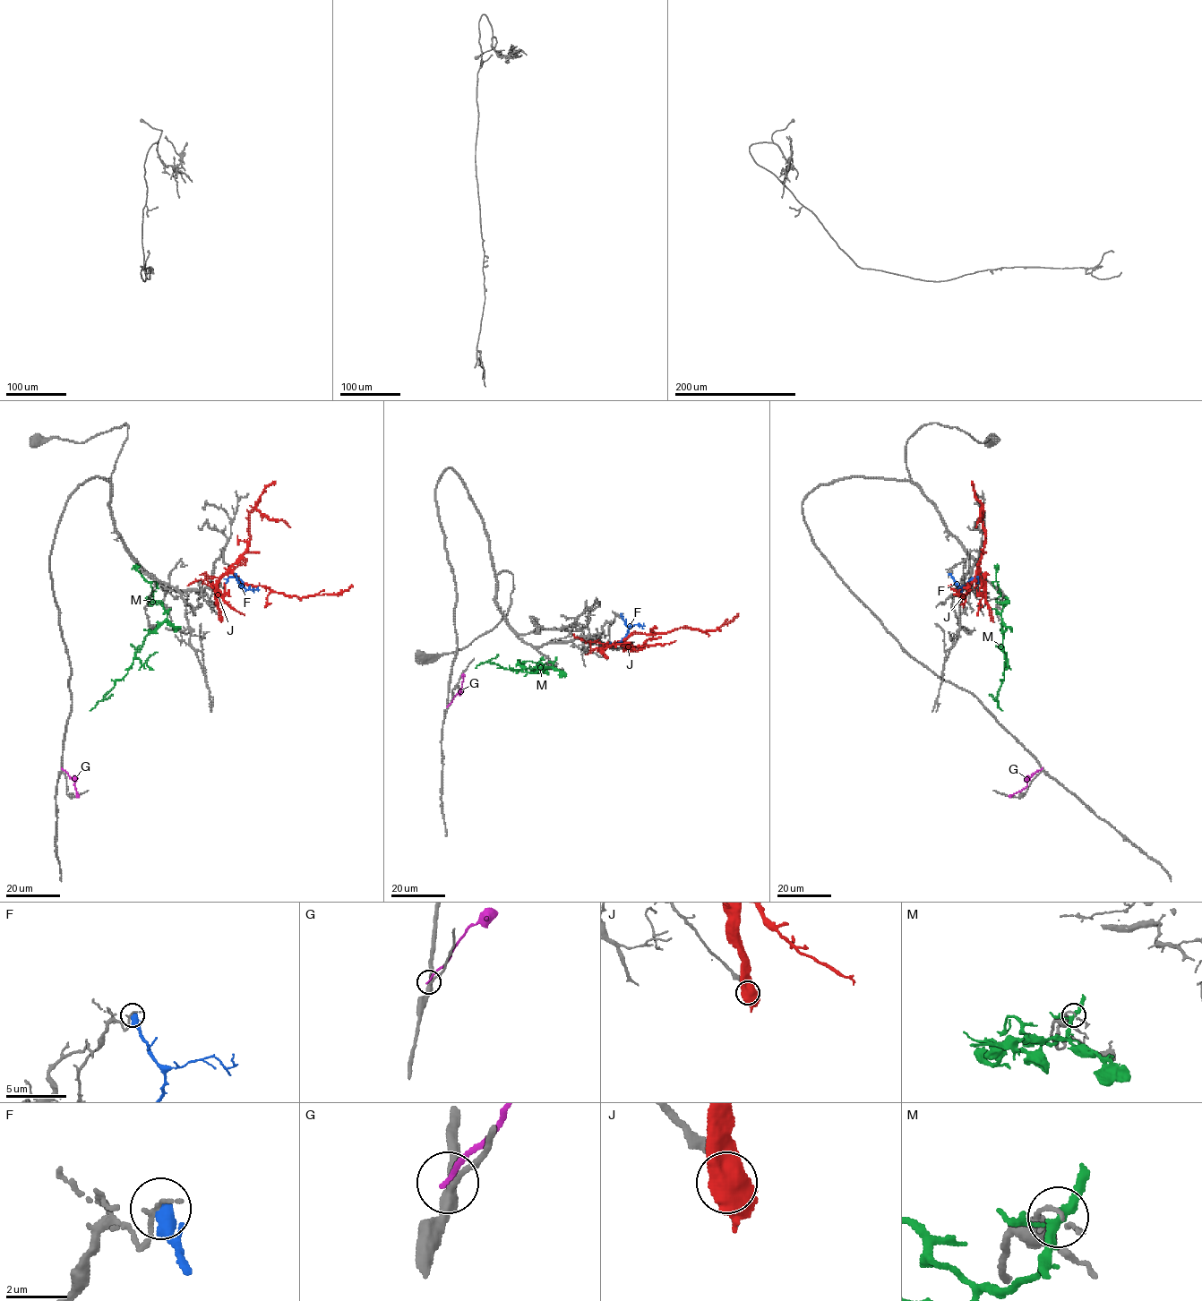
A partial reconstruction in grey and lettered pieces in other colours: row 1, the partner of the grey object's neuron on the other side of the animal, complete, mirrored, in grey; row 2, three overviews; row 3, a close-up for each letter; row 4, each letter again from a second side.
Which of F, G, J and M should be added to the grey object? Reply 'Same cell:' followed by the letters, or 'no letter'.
Same cell: no letter

